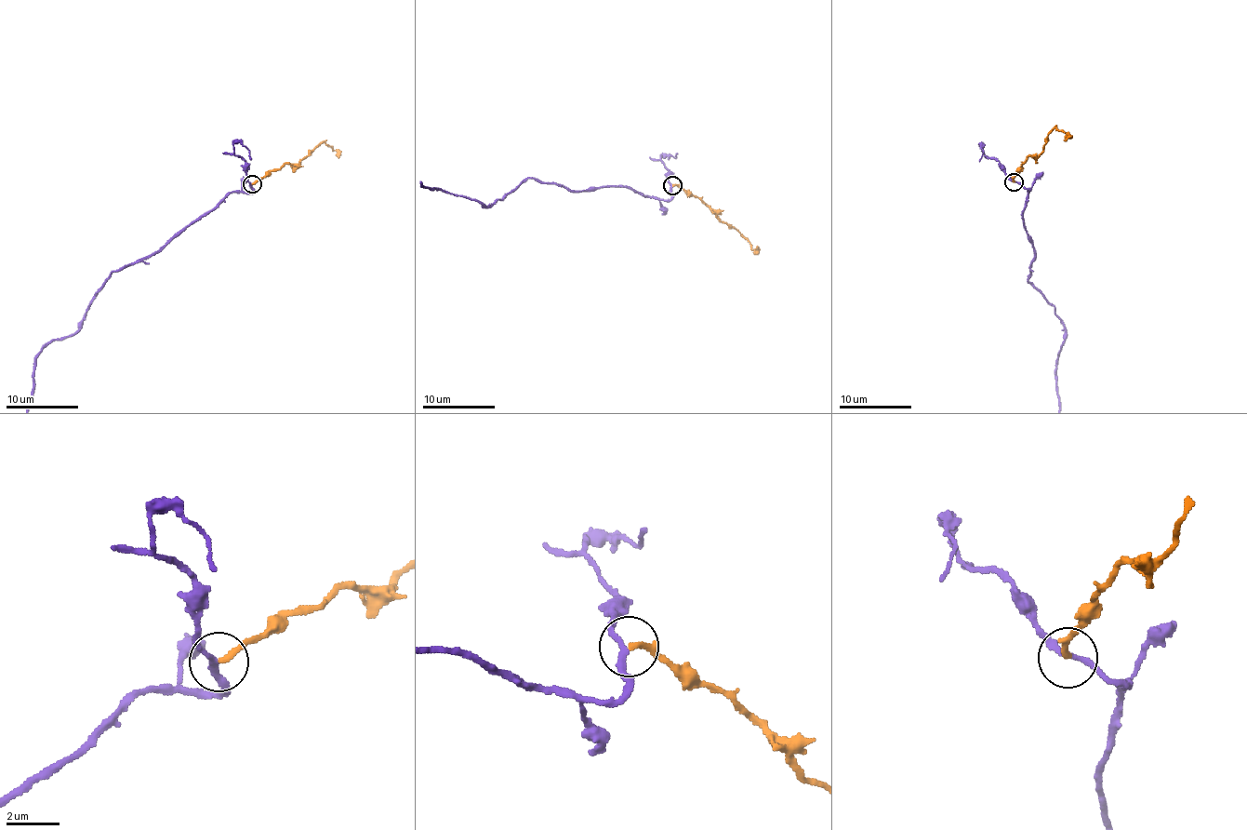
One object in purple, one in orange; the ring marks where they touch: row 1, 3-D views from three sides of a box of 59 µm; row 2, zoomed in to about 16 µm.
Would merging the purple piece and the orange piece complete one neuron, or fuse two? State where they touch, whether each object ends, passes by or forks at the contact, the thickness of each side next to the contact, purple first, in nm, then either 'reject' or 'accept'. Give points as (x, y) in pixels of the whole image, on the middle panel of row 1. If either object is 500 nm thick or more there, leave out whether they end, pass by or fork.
(672, 185) | purple passes by | orange ends | 200/200 nm | accept

